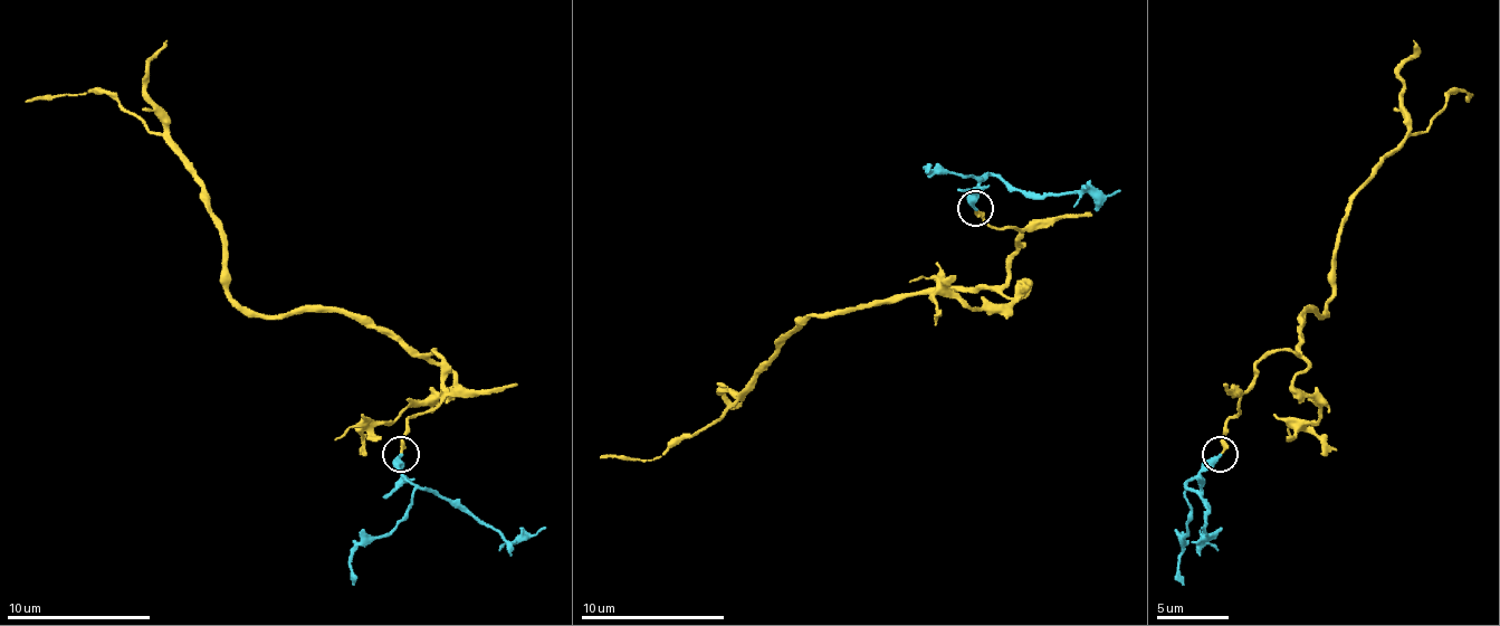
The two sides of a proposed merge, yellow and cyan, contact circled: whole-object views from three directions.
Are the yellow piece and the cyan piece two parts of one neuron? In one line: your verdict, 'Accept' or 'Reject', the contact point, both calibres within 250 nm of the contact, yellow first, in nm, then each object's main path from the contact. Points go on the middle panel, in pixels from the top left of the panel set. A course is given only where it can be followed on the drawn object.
Accept. Place: (975, 208). Thickness 280 nm (yellow) against 380 nm. Course of yellow: (976, 209), (994, 227), (1019, 235), (1001, 285), (803, 321), (710, 425), (649, 461), (599, 457). Course of cyan: (976, 209), (976, 188), (986, 177), (1041, 195), (1083, 191), (1109, 195), (1119, 191)

